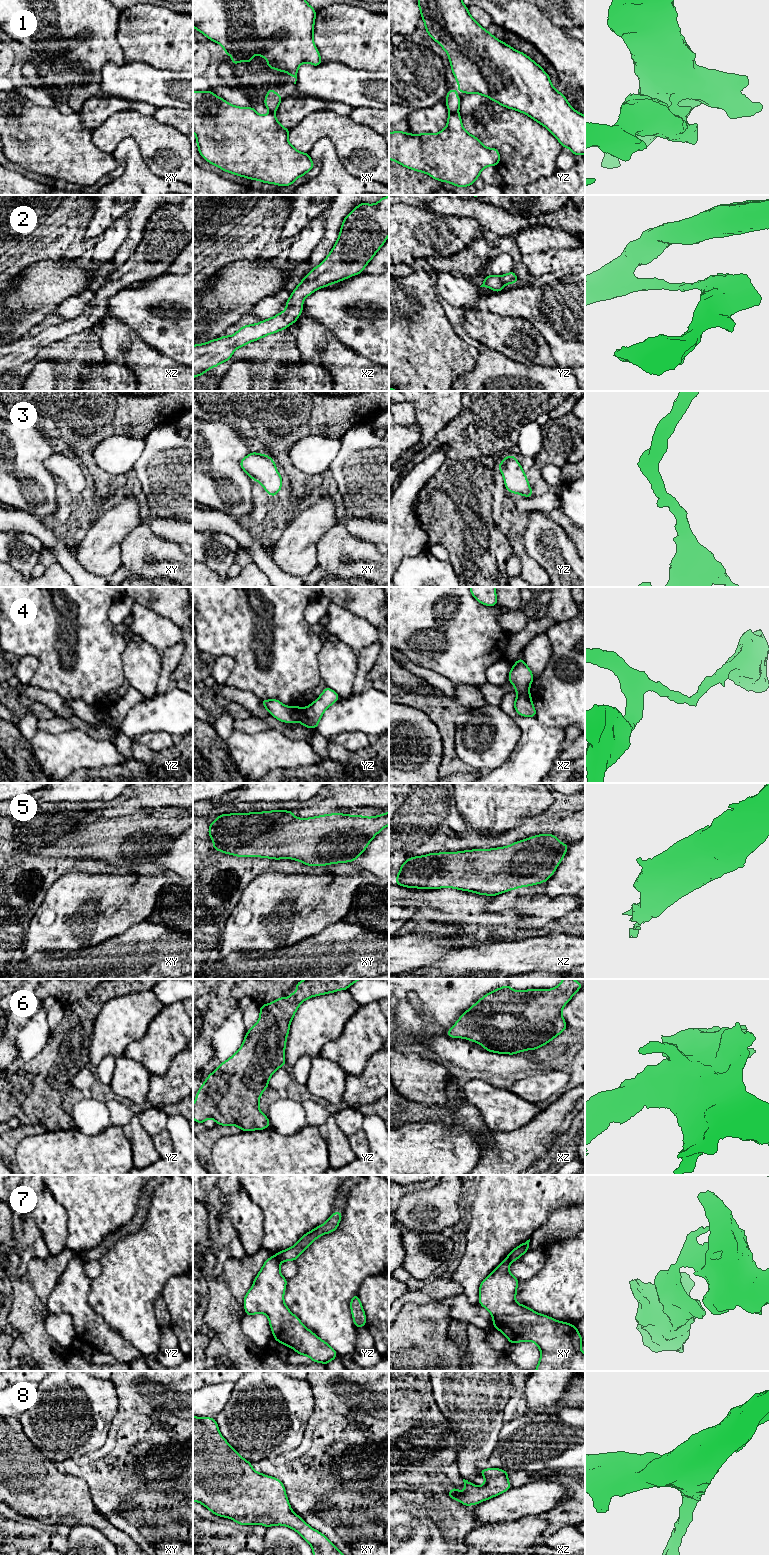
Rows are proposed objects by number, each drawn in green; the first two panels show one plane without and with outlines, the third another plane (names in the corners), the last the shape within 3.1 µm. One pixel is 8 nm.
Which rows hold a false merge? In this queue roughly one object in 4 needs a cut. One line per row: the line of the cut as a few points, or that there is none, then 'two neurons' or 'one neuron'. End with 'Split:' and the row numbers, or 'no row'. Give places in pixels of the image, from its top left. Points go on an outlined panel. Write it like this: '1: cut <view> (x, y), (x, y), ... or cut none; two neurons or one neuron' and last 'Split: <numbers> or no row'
1: cut yz (450, 112), (457, 113); two neurons
2: cut none; one neuron
3: cut none; one neuron
4: cut yz (302, 709), (298, 721); two neurons
5: cut none; one neuron
6: cut none; one neuron
7: cut yz (276, 1254), (281, 1261); two neurons
8: cut none; one neuron
Split: 1, 4, 7

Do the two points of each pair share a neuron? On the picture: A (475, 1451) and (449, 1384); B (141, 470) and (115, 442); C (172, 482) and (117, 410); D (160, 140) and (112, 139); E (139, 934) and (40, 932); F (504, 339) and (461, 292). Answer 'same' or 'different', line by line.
A: same
B: different
C: different
D: same
E: different
F: different

